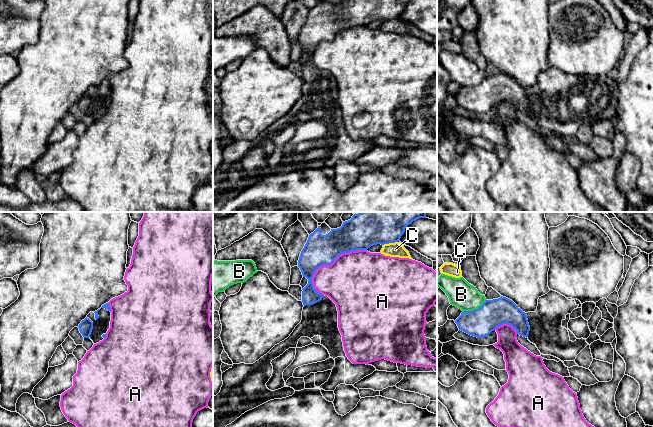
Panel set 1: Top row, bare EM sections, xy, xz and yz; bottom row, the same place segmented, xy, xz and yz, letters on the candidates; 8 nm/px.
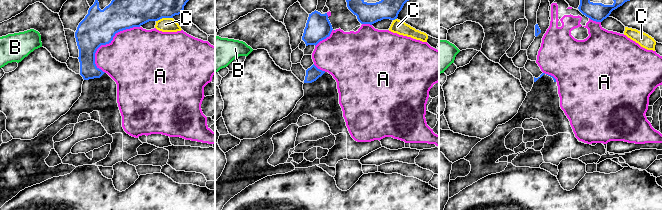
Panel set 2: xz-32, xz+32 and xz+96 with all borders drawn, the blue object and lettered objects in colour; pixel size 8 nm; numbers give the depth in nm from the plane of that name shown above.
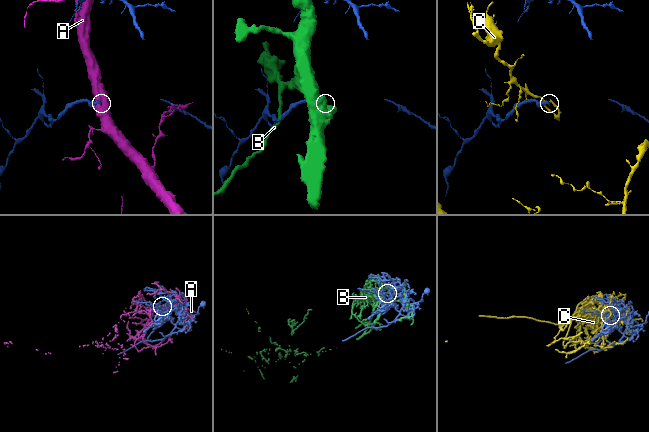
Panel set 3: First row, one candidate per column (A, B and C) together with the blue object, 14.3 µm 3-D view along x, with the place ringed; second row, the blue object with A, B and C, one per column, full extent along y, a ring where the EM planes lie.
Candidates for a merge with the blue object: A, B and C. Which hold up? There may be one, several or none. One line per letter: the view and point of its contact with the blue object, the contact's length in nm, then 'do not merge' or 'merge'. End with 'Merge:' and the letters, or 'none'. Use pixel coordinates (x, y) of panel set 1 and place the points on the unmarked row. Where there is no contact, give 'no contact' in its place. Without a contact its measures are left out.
A: contact xz (331, 39); length 550 nm; do not merge
B: contact yz (474, 86); length 220 nm; do not merge
C: contact xz (390, 18); length 120 nm; do not merge
Merge: none

